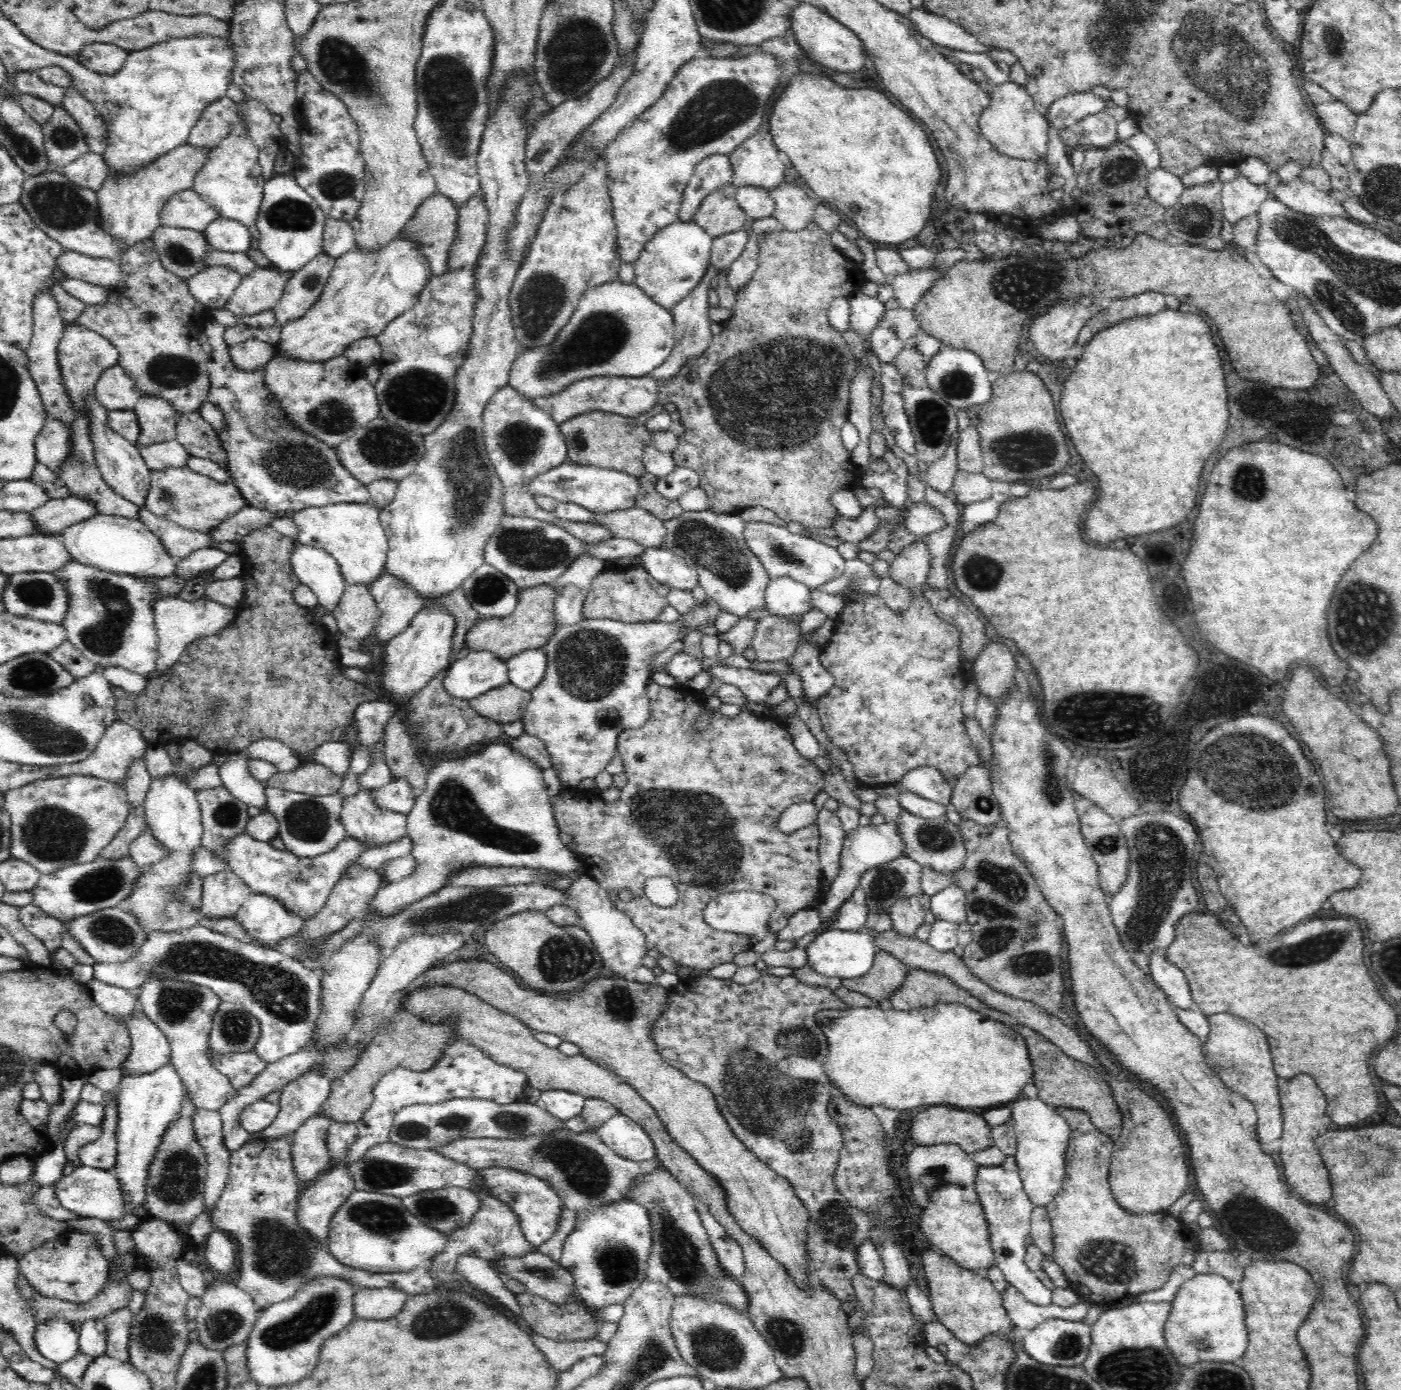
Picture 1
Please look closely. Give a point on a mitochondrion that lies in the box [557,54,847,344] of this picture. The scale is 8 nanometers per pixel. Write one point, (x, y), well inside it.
(722, 105)

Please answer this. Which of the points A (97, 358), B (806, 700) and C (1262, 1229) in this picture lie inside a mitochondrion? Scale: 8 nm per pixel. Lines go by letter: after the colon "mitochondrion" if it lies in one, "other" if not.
A: mitochondrion
B: other
C: mitochondrion

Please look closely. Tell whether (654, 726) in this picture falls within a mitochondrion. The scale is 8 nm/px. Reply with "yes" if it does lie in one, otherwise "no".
no

